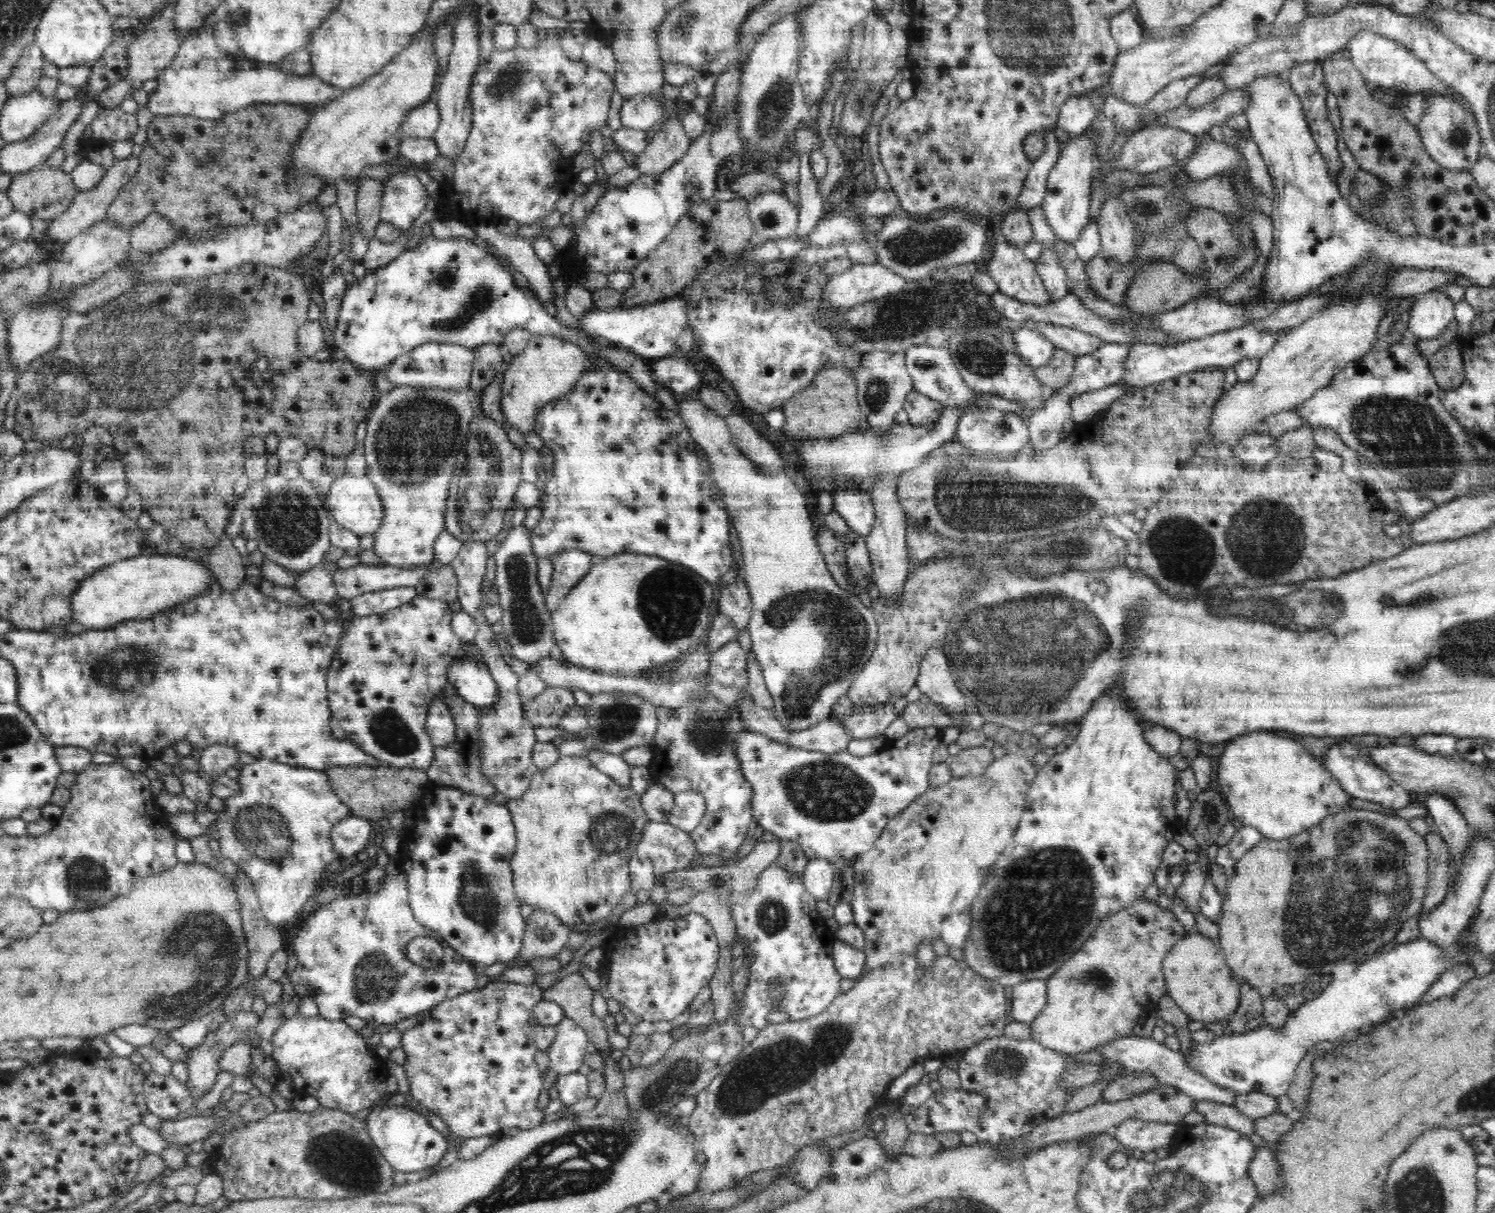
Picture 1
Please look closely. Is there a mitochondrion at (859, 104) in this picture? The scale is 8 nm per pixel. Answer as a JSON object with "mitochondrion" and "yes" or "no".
{"mitochondrion":"yes"}

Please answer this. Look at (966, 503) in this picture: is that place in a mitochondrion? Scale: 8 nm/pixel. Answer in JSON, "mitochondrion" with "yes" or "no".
{"mitochondrion":"yes"}

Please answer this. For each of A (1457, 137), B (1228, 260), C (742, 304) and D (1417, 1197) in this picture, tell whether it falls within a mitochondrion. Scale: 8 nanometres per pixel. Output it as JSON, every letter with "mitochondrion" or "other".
{"A":"mitochondrion","B":"mitochondrion","C":"other","D":"mitochondrion"}

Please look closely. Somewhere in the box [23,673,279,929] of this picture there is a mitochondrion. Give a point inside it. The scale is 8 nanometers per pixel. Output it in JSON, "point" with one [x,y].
{"point":[87,881]}

